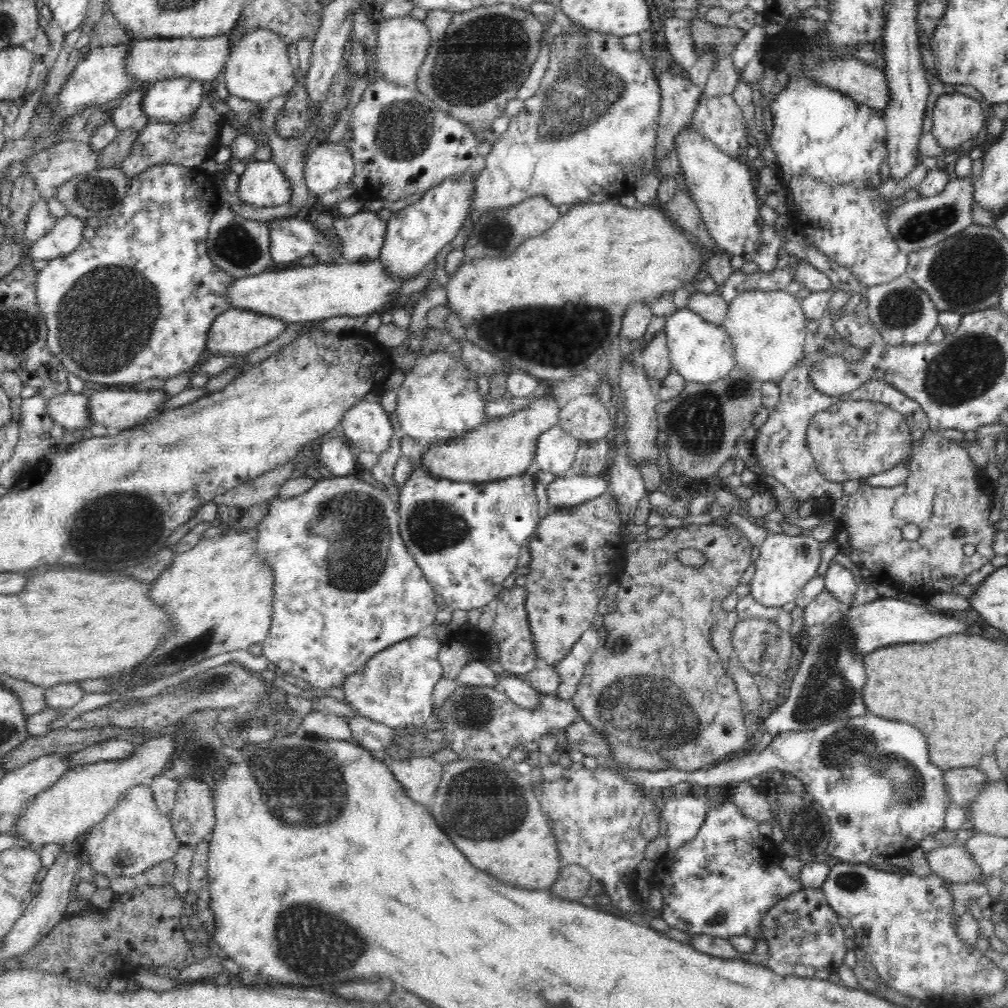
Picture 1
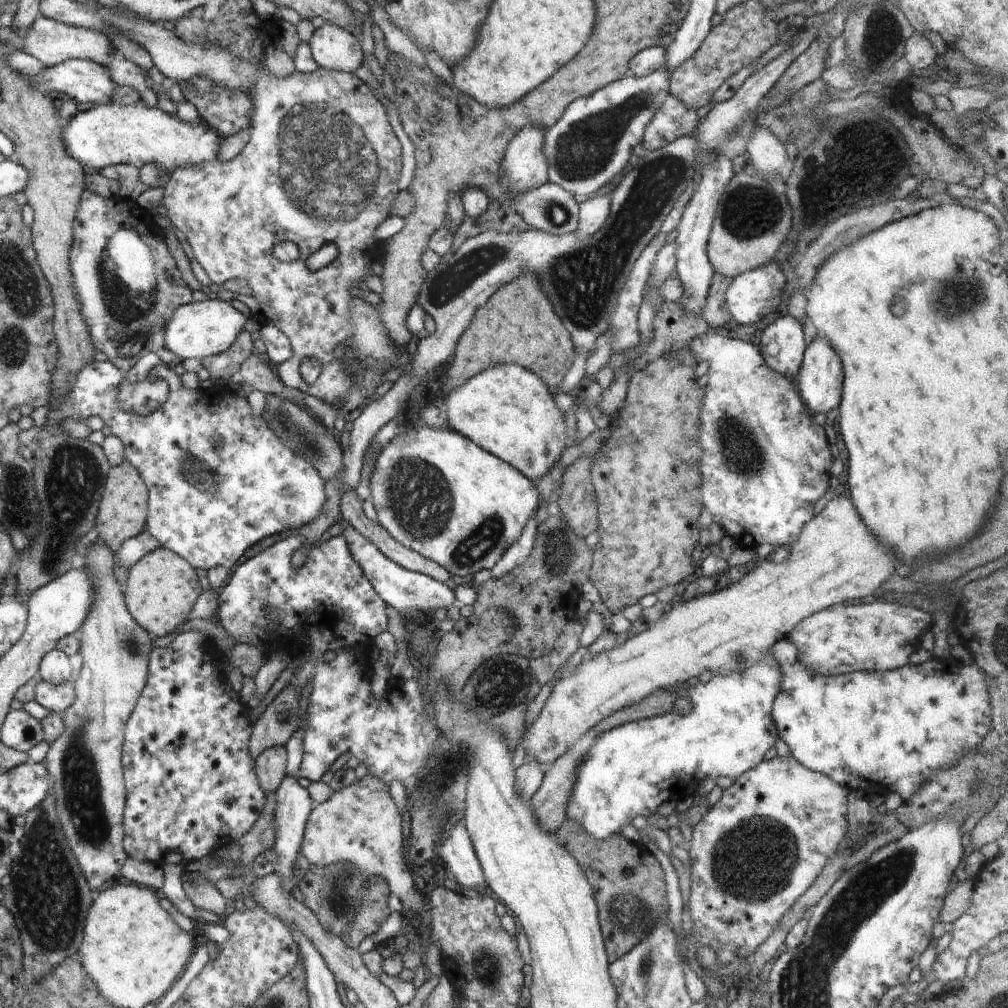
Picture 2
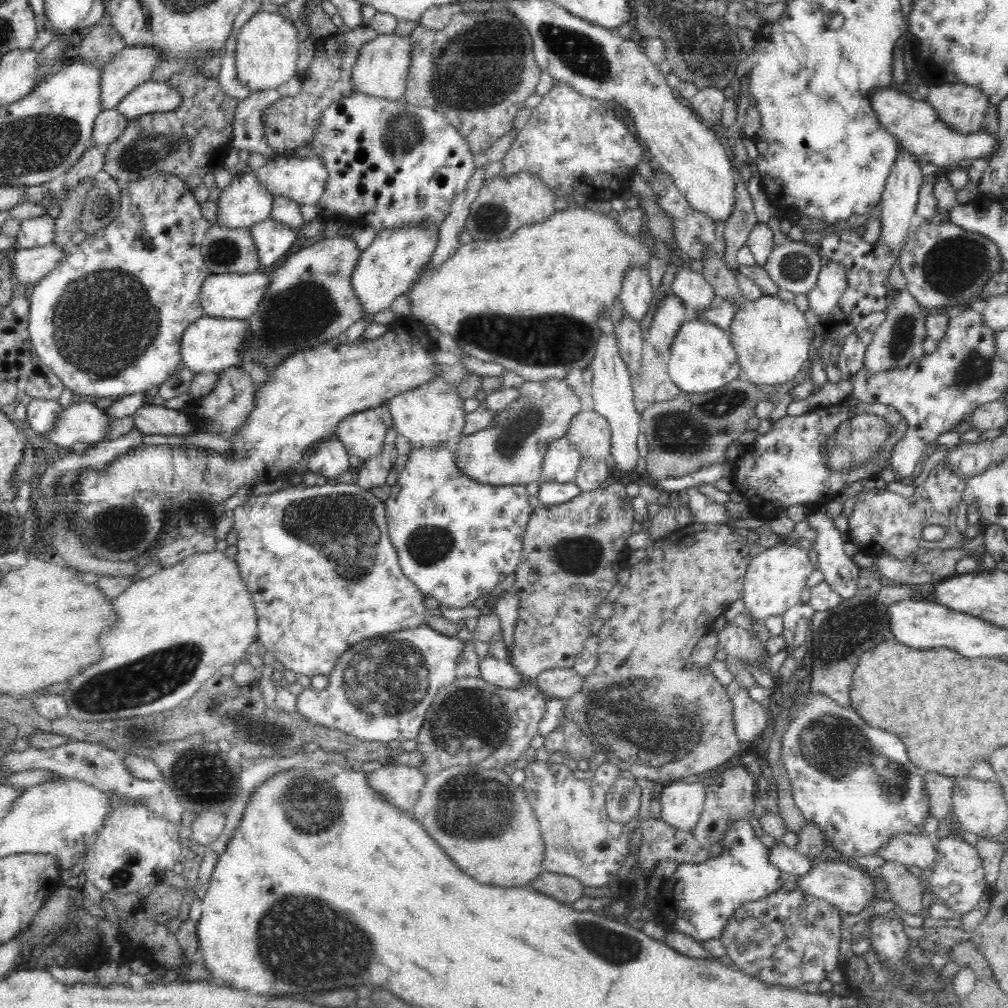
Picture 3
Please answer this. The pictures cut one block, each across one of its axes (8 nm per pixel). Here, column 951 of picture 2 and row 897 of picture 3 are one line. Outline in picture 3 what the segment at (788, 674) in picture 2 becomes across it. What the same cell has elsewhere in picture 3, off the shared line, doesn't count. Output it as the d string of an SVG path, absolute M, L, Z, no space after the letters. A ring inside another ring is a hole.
M740 819L730 823L723 832L722 848L719 853L708 860L699 863L679 863L676 871L669 878L662 879L659 886L660 914L664 918L664 924L668 924L669 931L681 932L694 937L699 941L707 941L720 937L722 930L726 928L728 918L740 908L742 904L767 898L776 893L786 884L789 873L786 873L770 863L769 848L762 843L754 833L754 827L747 819Z

